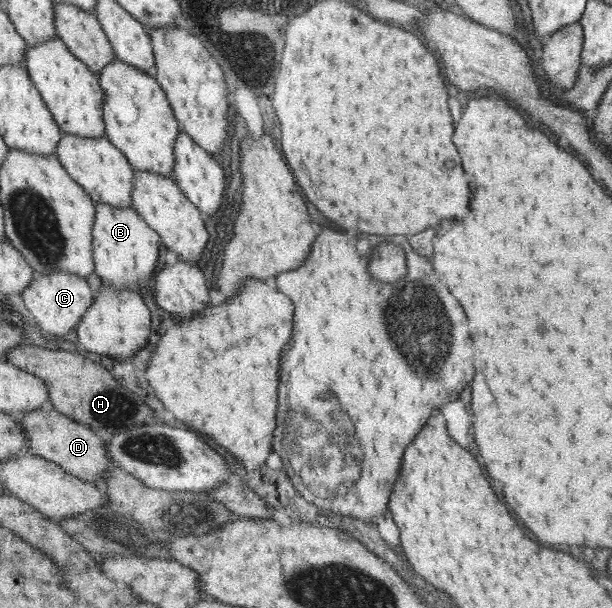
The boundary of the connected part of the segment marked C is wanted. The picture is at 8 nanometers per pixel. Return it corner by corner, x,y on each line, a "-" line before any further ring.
68,271
57,273
34,274
32,284
21,294
28,312
34,316
36,324
48,337
61,340
62,336
78,326
81,318
92,305
92,290
84,277

